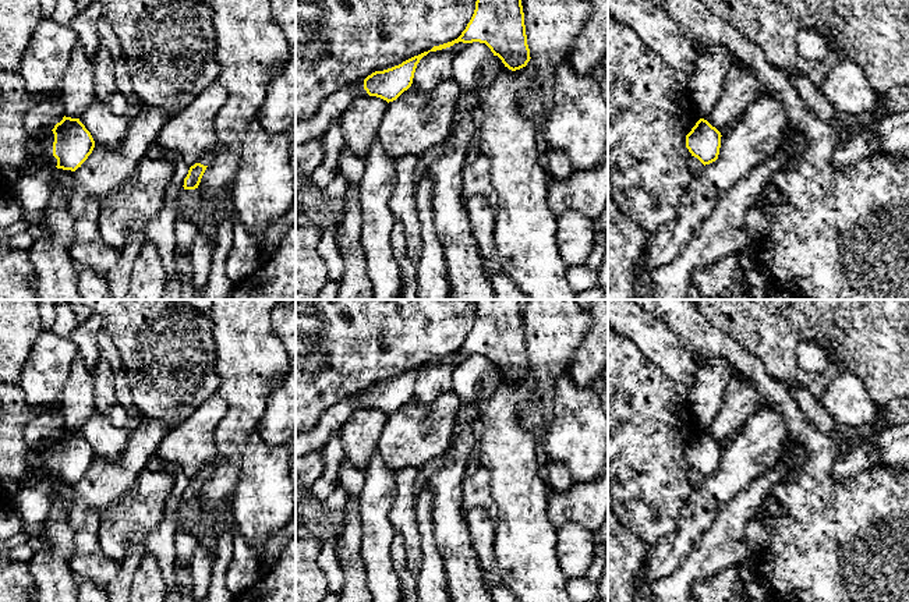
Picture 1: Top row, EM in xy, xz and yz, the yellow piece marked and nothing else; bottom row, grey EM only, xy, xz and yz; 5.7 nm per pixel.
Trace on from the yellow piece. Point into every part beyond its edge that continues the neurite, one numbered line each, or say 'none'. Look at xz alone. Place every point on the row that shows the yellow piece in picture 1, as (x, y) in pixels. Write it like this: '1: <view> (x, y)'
1: xz (332, 107)

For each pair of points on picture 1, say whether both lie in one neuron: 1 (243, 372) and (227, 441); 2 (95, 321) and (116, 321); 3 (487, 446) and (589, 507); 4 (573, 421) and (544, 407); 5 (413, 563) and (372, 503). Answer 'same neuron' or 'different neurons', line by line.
1: same neuron
2: different neurons
3: different neurons
4: different neurons
5: different neurons

